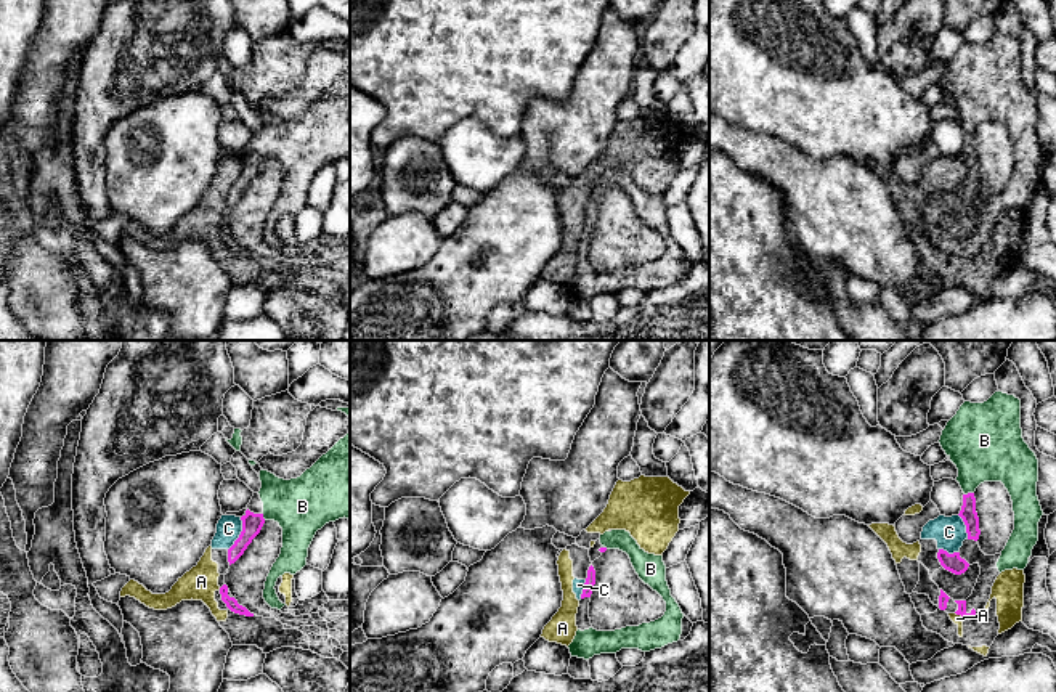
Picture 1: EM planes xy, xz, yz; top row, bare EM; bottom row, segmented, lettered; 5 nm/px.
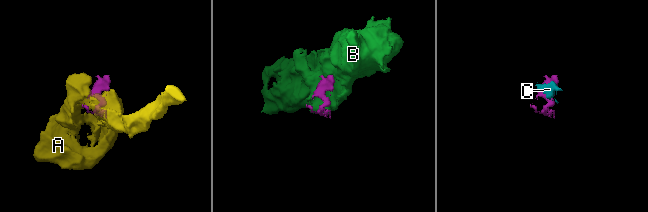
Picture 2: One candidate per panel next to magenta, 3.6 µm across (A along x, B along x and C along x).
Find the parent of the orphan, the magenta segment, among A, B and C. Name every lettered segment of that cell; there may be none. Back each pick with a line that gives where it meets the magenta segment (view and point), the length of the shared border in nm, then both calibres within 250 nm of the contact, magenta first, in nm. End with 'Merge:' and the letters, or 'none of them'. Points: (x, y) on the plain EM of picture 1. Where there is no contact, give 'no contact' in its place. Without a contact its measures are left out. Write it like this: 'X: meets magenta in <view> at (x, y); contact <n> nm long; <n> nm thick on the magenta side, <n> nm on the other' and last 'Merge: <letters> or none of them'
B: meets magenta in yz at (968, 134); contact 50 nm long; 80 nm thick on the magenta side, 360 nm on the other
Merge: B

